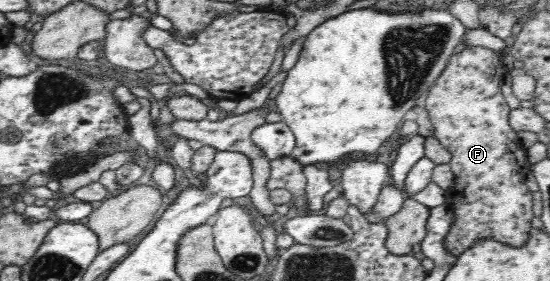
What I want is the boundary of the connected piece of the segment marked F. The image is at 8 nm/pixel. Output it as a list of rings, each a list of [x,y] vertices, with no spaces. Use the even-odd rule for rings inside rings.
[[[482,47],[467,48],[452,54],[426,97],[425,108],[434,128],[432,136],[451,153],[449,164],[455,175],[455,182],[445,196],[445,205],[453,211],[452,225],[445,235],[446,252],[450,258],[457,258],[481,240],[496,240],[508,246],[522,247],[531,235],[534,201],[532,192],[526,186],[526,174],[531,171],[531,165],[527,149],[509,123],[511,109],[500,88],[506,74],[507,68],[497,51]]]

